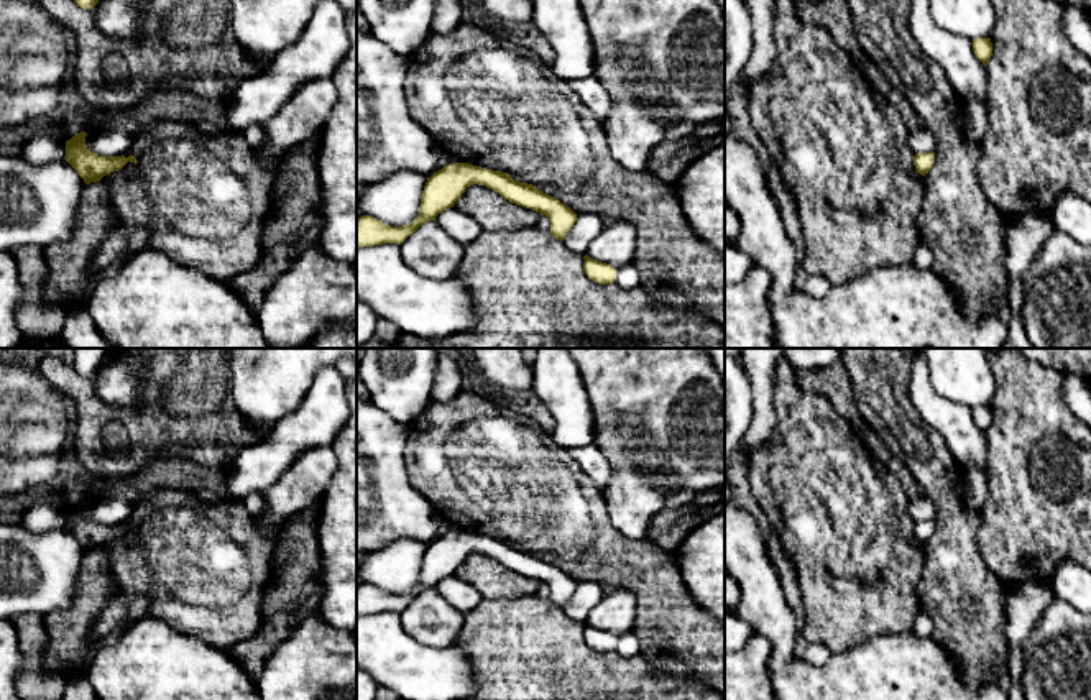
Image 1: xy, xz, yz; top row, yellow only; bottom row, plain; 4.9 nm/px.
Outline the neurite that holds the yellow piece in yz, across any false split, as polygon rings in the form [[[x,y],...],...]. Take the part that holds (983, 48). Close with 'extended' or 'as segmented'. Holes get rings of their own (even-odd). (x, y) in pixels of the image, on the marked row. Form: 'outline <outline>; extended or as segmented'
outline [[[976,38],[973,39],[973,51],[976,58],[987,66],[991,56],[992,56],[992,43],[991,38]]]; as segmented

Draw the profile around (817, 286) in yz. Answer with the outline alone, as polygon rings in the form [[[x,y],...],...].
[[[808,276],[803,284],[803,292],[815,299],[822,299],[830,289],[831,283],[823,276]]]

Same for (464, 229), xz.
[[[450,207],[435,217],[437,225],[452,237],[463,248],[472,245],[481,233],[483,228],[472,215],[458,212]]]

